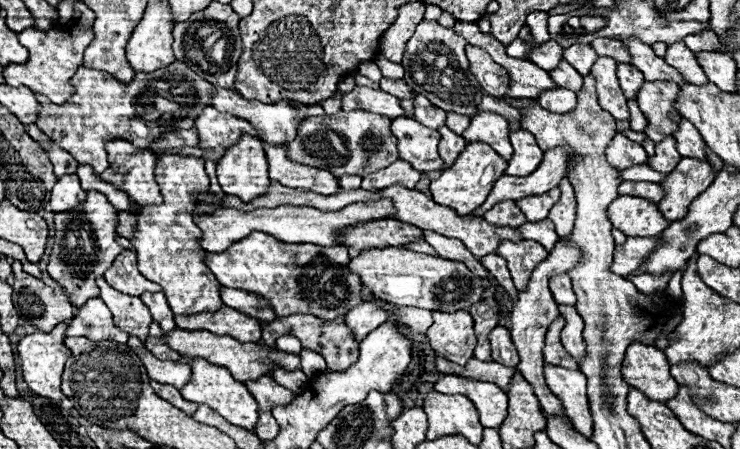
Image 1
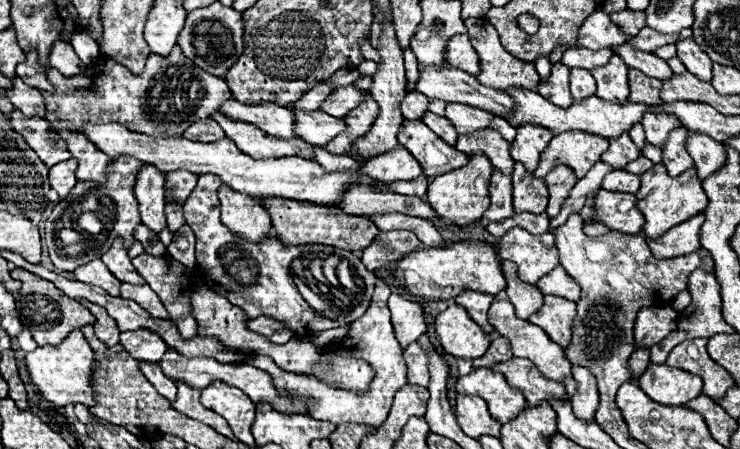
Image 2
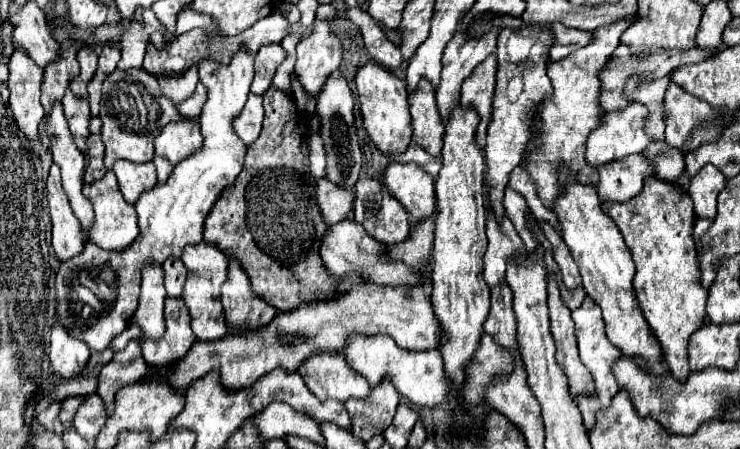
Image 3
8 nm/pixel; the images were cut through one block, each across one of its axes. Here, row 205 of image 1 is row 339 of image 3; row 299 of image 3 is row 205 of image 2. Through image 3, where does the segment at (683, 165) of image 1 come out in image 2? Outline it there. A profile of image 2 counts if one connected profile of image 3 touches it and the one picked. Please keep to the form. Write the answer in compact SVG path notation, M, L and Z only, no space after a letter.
M662 164L652 166L650 170L646 170L640 176L640 190L636 192L636 198L638 198L638 210L646 218L642 232L648 238L662 236L672 226L678 226L682 222L686 222L688 218L692 218L698 212L704 212L704 208L708 206L708 196L704 194L702 180L696 176L694 168L686 170L678 178L672 178L672 176L666 174L666 168Z

